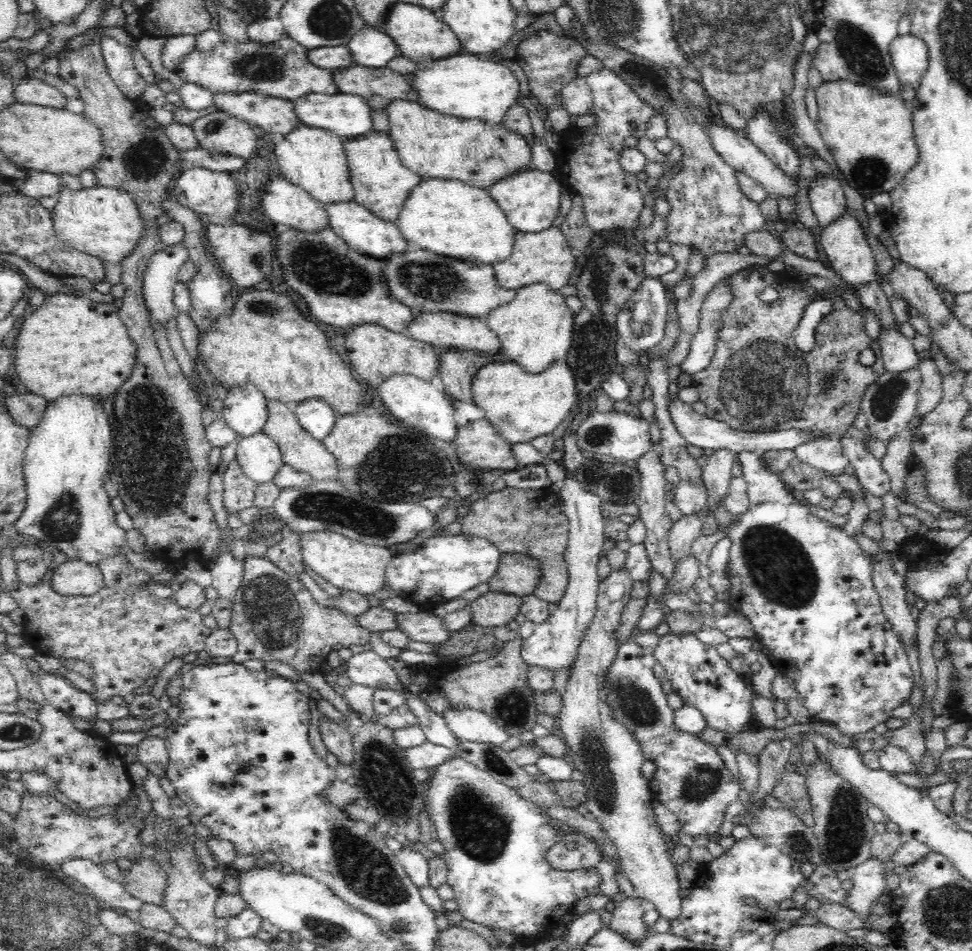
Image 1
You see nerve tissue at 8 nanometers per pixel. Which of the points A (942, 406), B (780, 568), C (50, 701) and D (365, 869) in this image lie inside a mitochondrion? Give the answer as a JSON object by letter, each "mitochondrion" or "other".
{"A":"other","B":"mitochondrion","C":"other","D":"mitochondrion"}

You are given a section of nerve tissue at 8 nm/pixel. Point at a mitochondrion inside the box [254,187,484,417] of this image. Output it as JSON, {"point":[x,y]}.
{"point":[320,266]}

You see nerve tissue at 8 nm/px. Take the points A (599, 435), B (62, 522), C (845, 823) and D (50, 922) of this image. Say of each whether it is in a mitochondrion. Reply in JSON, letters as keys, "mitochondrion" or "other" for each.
{"A":"mitochondrion","B":"mitochondrion","C":"mitochondrion","D":"mitochondrion"}

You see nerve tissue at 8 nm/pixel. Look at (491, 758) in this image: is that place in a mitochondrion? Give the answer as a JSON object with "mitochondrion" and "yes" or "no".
{"mitochondrion":"yes"}

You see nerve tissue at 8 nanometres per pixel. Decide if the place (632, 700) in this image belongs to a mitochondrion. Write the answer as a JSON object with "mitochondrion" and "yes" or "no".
{"mitochondrion":"yes"}

